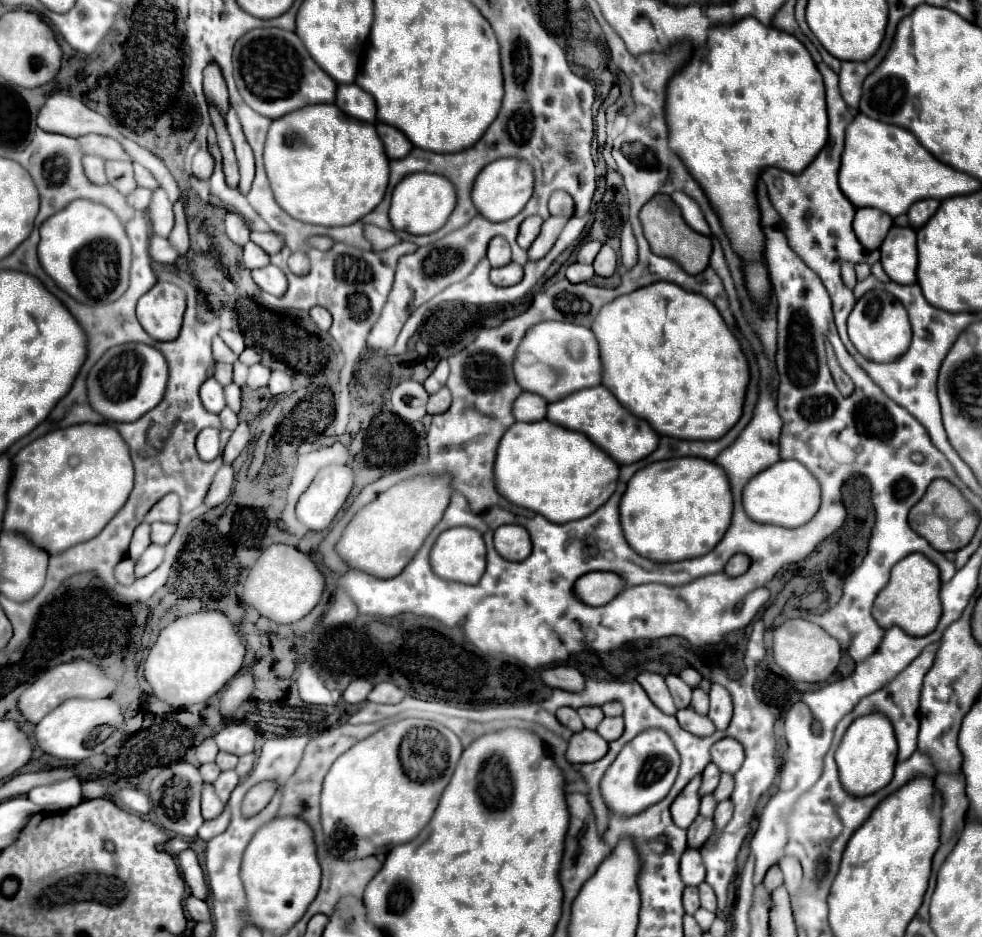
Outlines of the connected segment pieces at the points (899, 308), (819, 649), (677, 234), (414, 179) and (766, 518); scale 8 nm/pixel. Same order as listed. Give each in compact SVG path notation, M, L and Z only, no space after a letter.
M871 290L863 294L849 314L849 338L855 348L873 362L893 362L911 344L911 324L905 306L887 290Z
M797 618L787 620L779 628L775 628L773 658L797 682L825 682L839 664L841 648L839 642L833 636L829 636L823 628Z
M655 194L655 198L651 198L641 208L639 218L641 218L641 224L643 224L645 238L651 246L651 250L657 256L667 256L667 258L679 262L679 266L687 274L699 274L709 266L709 256L711 256L711 250L713 250L711 238L697 234L691 226L687 226L687 222L681 216L679 206L675 206L675 202L671 202L671 198L667 194Z
M419 172L403 178L397 188L393 190L393 200L391 200L391 222L395 230L405 230L409 234L433 234L451 216L457 204L457 194L455 186L443 178L441 174L429 174L429 172Z
M781 460L749 480L743 492L743 506L749 518L761 524L781 524L799 528L811 520L821 506L821 488L817 478L797 460Z

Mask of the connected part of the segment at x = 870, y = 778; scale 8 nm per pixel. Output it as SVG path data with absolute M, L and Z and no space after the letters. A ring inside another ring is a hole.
M871 712L867 716L857 718L845 732L835 760L839 766L839 778L843 788L853 796L867 796L883 786L887 786L893 778L893 768L897 762L897 738L891 720L881 712Z

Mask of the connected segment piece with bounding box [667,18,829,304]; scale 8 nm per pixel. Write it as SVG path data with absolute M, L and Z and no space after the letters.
M743 18L731 26L709 30L709 42L695 50L689 66L675 76L667 88L667 124L671 150L679 154L693 178L703 186L707 198L717 210L721 224L731 238L731 246L743 258L747 290L757 304L767 304L771 294L769 270L763 266L763 230L755 200L755 180L759 170L775 166L801 174L827 144L825 86L807 48L791 34L765 26L755 18Z

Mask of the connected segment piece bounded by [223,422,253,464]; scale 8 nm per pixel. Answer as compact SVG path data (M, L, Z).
M241 422L241 424L235 428L235 432L233 432L233 436L229 438L229 442L227 442L227 448L225 448L225 452L223 452L223 460L225 460L227 464L231 464L251 440L253 440L253 434L251 434L251 430L249 430L249 424L247 424L247 422Z

